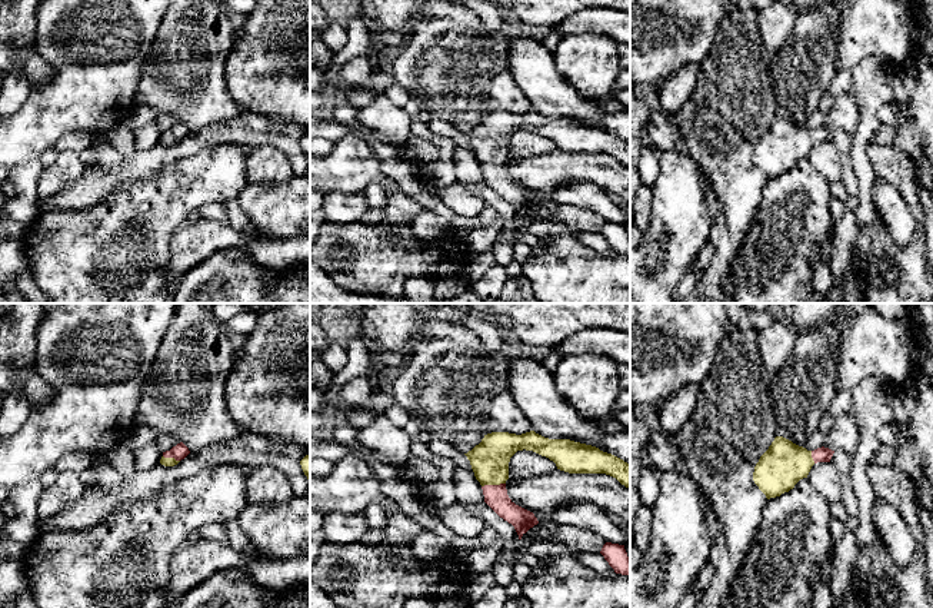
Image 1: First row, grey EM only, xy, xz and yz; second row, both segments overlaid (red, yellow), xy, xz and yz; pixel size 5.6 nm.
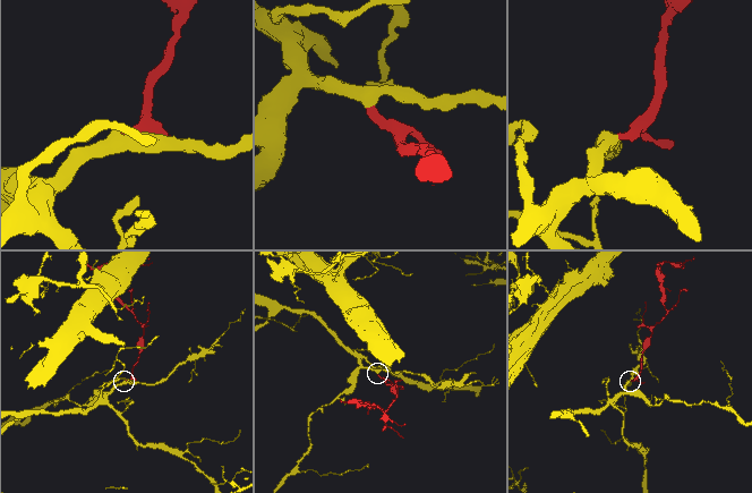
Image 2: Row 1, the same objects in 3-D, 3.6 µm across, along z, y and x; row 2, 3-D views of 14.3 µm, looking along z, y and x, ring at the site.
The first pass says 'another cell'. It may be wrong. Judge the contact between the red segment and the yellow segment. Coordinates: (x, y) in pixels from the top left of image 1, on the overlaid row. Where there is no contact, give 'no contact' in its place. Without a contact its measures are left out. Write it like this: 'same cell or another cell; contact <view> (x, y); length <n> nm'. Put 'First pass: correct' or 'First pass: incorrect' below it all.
same cell; contact xz (493, 485); length 140 nm
First pass: incorrect

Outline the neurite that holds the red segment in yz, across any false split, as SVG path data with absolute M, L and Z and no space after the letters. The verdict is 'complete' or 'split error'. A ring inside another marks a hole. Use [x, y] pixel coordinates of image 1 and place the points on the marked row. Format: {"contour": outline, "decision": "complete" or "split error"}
{"contour": "M776 436L756 464L753 481L767 499L780 496L807 478L814 464L830 462L833 453L834 451L824 446L807 451L783 436Z", "decision": "split error"}

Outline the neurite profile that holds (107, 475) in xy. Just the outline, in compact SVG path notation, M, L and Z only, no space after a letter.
M97 455L97 459L91 469L99 476L99 481L93 486L87 486L86 489L96 489L96 488L116 488L121 482L127 479L123 474L116 471L110 464L103 459L103 455Z

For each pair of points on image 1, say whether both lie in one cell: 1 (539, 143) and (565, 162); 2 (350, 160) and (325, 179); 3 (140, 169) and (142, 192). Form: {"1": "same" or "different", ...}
{"1": "different", "2": "same", "3": "different"}

